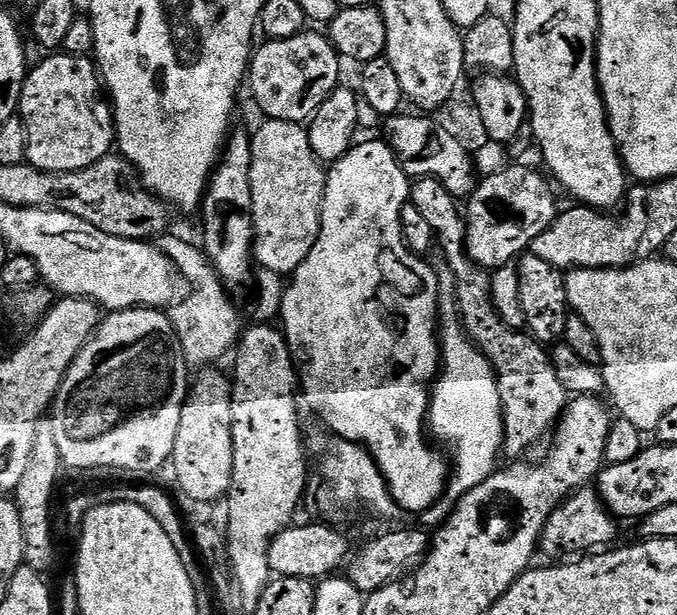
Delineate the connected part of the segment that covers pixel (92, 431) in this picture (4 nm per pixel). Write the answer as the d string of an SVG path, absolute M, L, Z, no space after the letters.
M124 308L105 315L88 345L74 358L70 370L50 409L52 428L65 469L92 472L95 468L117 468L120 472L156 472L172 458L182 422L184 404L188 403L190 369L183 348L172 328L167 311L158 308Z

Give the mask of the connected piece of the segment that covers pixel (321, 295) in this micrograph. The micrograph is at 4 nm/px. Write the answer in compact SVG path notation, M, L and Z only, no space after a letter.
M383 139L368 140L365 144L357 143L341 160L335 161L327 169L324 177L324 201L318 242L314 242L314 250L306 254L306 262L302 262L302 266L298 266L298 270L291 277L292 285L290 282L285 287L279 319L284 320L282 331L288 338L289 348L292 349L292 359L298 365L298 384L307 407L309 404L318 415L324 416L333 437L349 440L368 449L368 453L376 460L385 482L388 483L388 492L401 511L423 514L441 503L450 483L450 464L444 461L442 453L435 452L428 445L426 421L430 416L430 385L437 379L442 368L442 345L438 339L438 317L441 315L442 305L435 267L429 262L427 264L424 261L427 259L413 252L404 241L400 215L409 200L410 177L404 171L404 167L396 161L396 155Z

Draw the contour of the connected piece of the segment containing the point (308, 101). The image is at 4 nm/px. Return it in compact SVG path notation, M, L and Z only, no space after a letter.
M311 30L281 40L265 39L264 45L252 53L246 77L252 87L256 104L269 120L285 120L295 124L311 121L313 114L326 102L326 98L341 83L342 57L327 35Z

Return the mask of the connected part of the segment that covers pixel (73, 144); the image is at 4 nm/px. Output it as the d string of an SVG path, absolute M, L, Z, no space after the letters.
M52 54L49 60L33 67L24 78L24 89L20 95L18 115L24 119L27 163L40 172L77 172L86 166L94 166L102 157L109 155L116 144L116 118L111 103L106 99L102 77L88 56Z

